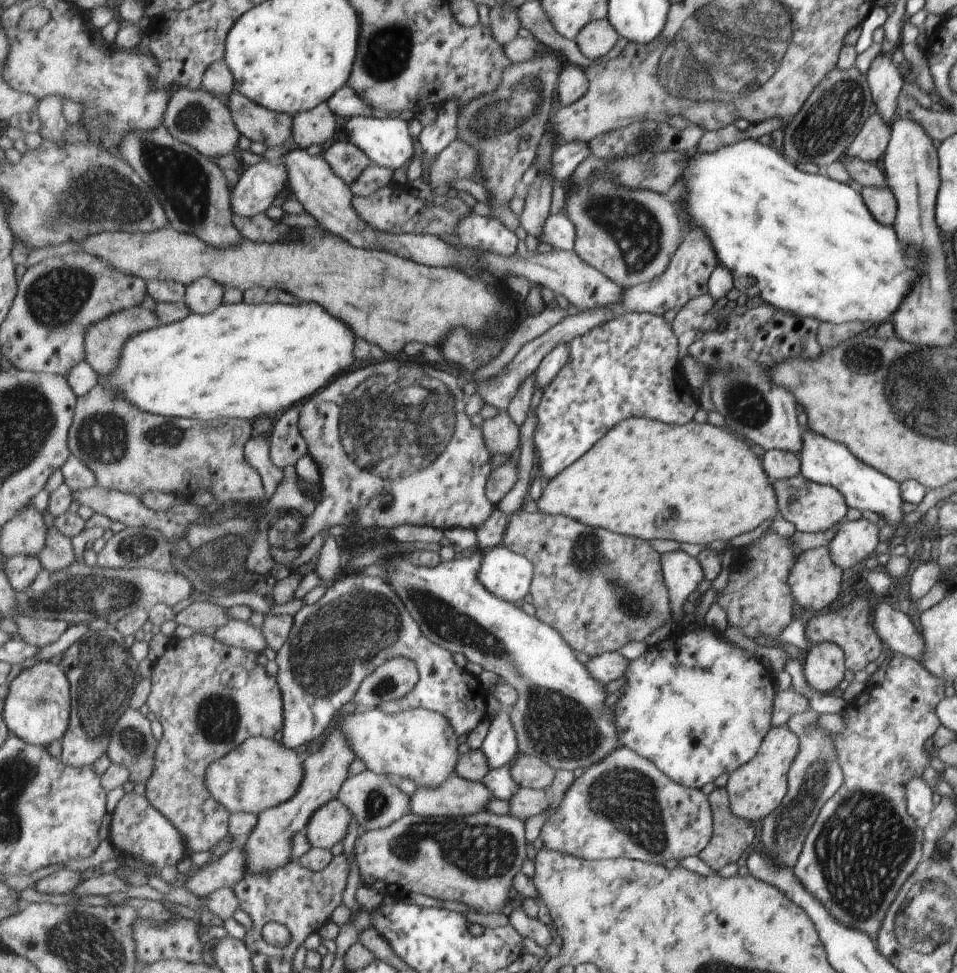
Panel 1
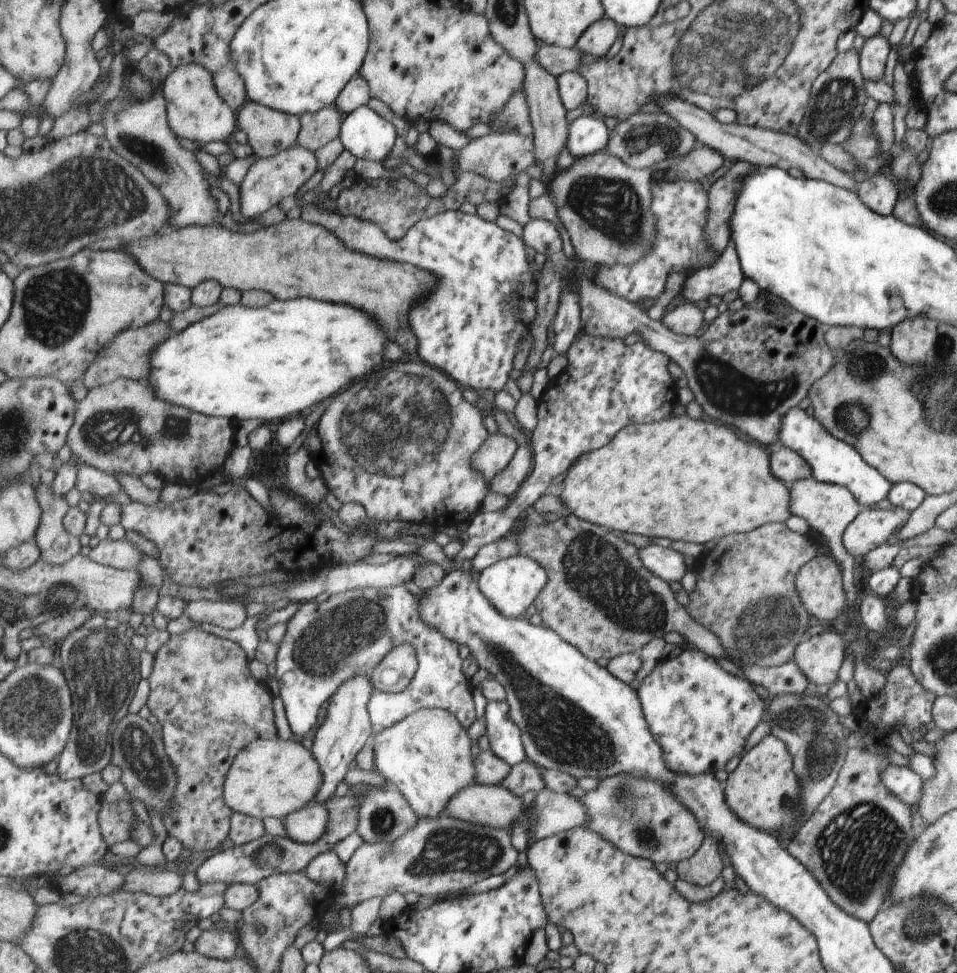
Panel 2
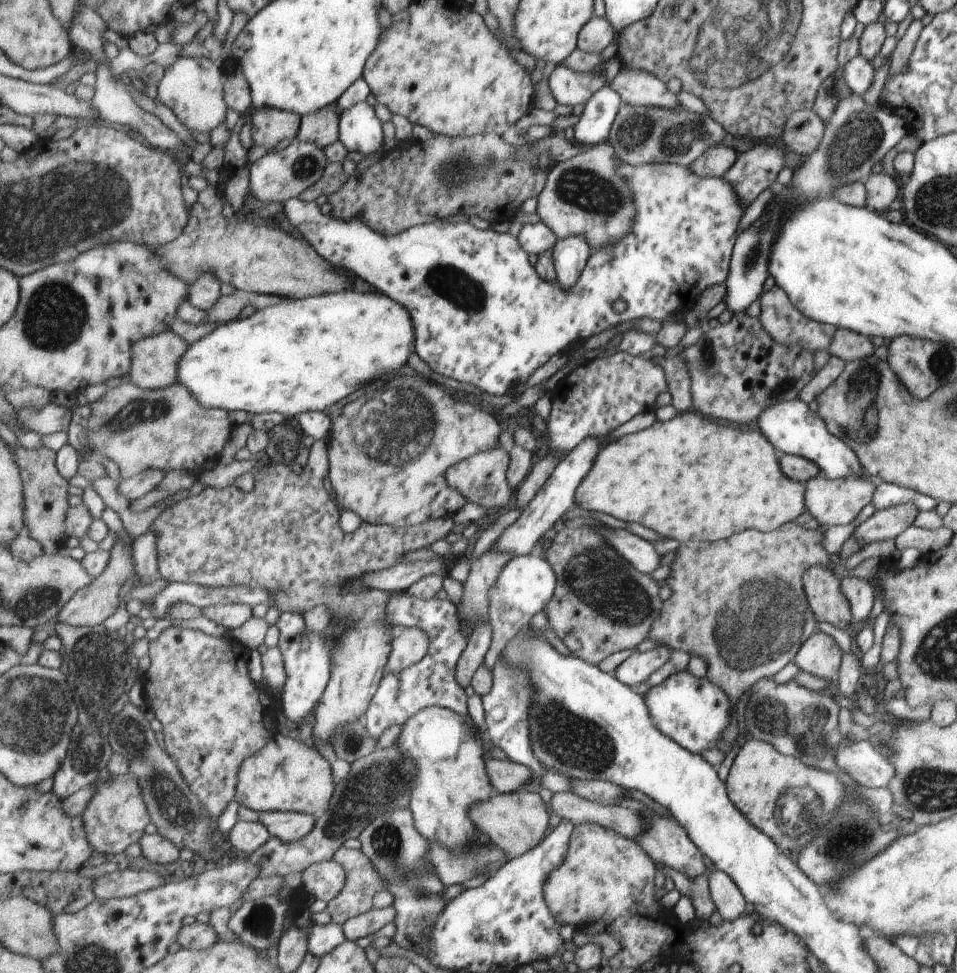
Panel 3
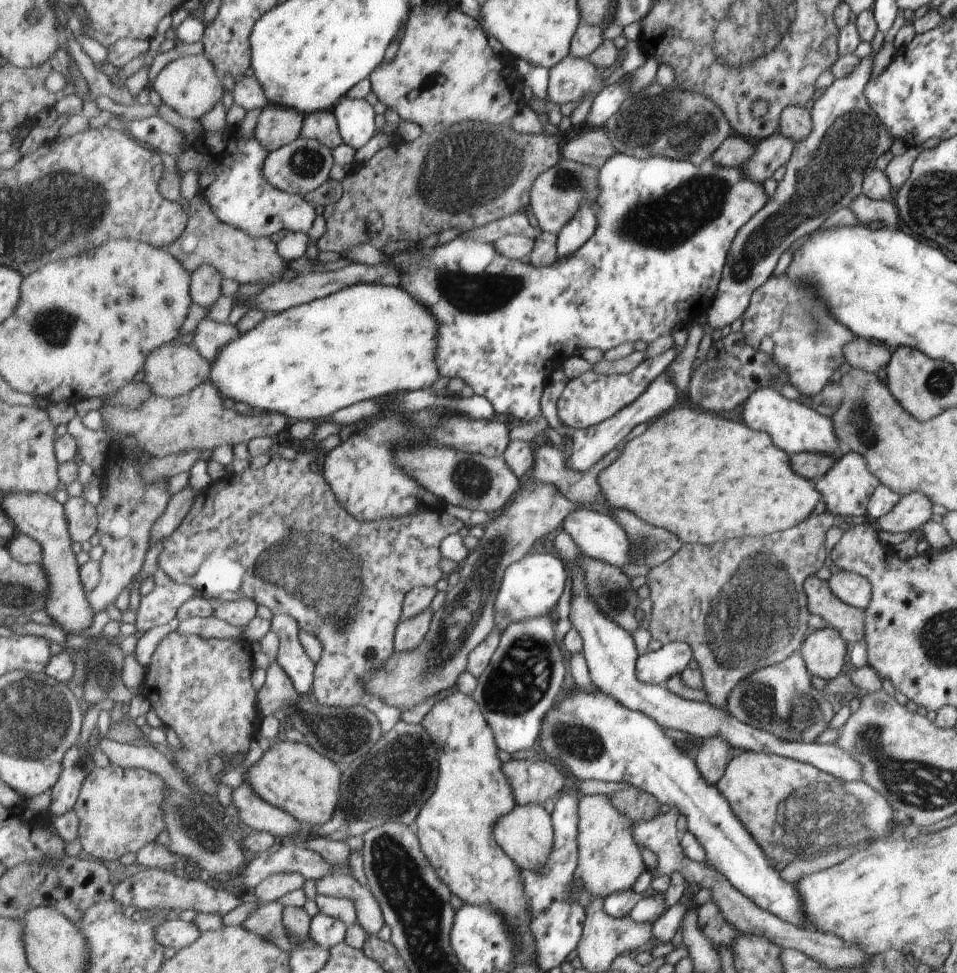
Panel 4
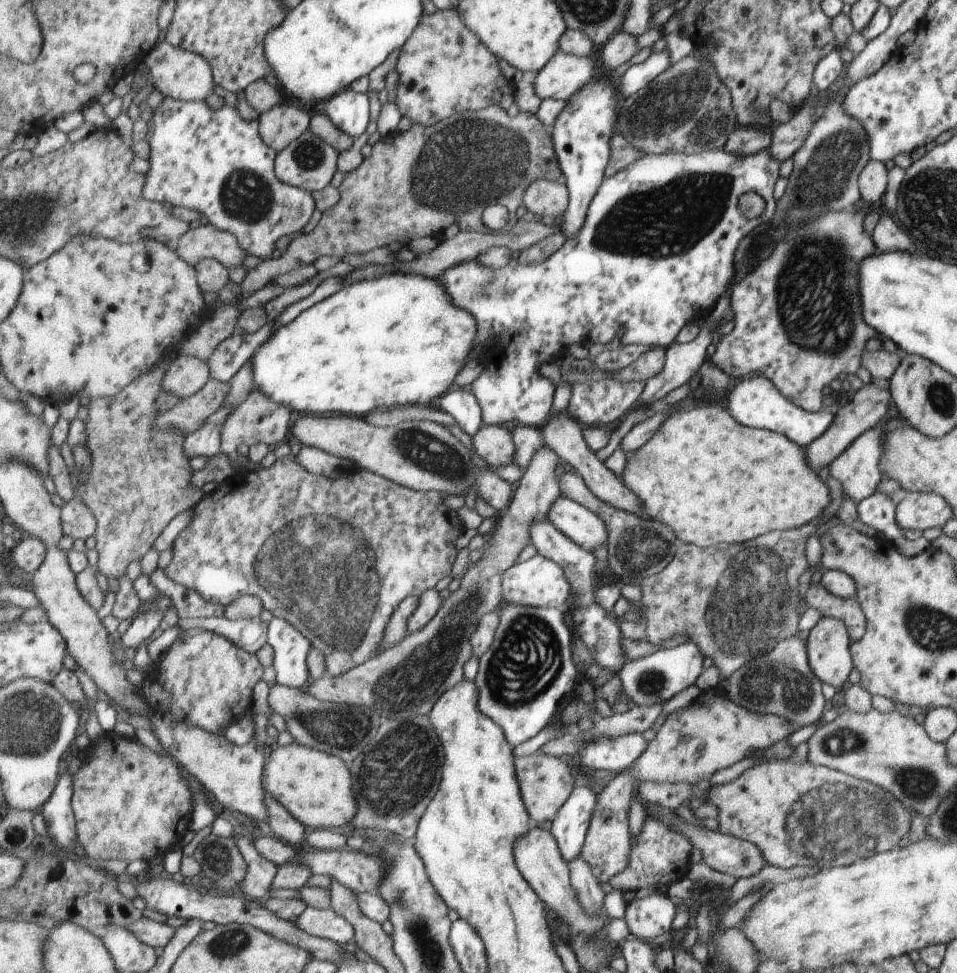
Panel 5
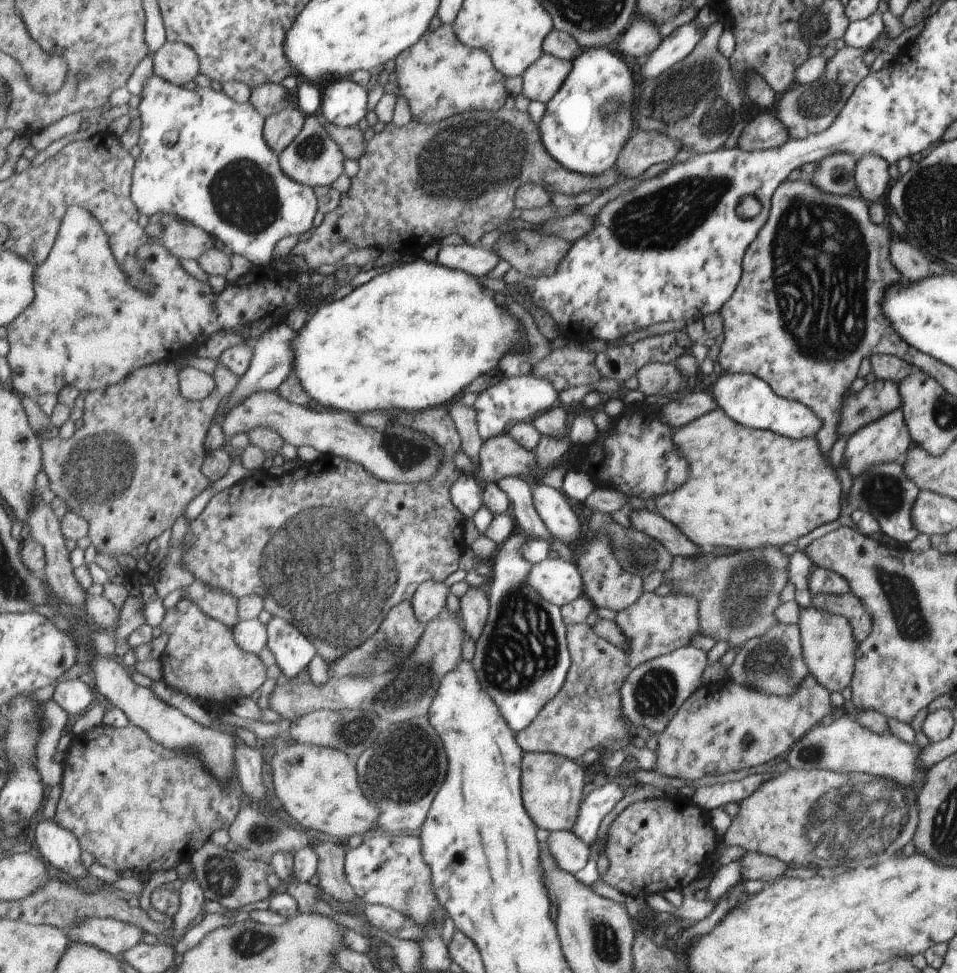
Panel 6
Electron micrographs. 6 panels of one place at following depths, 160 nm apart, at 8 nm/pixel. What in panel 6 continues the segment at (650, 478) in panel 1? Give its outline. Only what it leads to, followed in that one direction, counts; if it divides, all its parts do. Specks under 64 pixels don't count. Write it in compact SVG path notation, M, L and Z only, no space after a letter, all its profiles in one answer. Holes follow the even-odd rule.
M716 407L703 416L688 422L685 426L675 429L672 440L680 455L691 464L691 480L687 480L687 484L676 488L673 492L655 498L656 512L673 524L673 526L676 526L679 532L682 532L694 545L700 548L758 549L767 545L781 547L787 542L791 543L791 540L811 532L813 528L817 528L817 526L821 526L821 524L826 522L833 522L833 520L838 518L839 499L843 495L841 492L841 481L838 479L837 472L831 467L828 458L824 459L824 454L819 451L817 439L814 436L806 436L803 440L789 440L789 438L779 436L779 433L776 432L744 427L738 421L731 420L722 409Z

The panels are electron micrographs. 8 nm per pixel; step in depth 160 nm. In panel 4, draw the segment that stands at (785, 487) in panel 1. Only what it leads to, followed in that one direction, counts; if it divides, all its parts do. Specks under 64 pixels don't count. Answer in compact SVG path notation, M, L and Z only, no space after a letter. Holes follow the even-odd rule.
M850 450L834 462L830 470L815 484L815 488L823 495L825 511L832 515L839 514L853 518L866 514L865 506L868 506L870 496L874 494L873 490L879 483L878 477L869 471L865 457Z

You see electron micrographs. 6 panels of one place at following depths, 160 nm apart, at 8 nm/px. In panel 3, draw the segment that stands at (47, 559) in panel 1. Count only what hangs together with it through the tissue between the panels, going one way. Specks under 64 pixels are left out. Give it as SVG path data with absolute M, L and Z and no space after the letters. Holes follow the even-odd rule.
M18 445L12 449L15 462L21 468L22 484L26 498L25 526L29 527L31 536L44 546L44 552L52 554L69 554L65 546L69 537L65 533L64 522L71 508L67 494L69 484L67 479L59 472L56 463L56 453L44 445L38 449L28 449Z

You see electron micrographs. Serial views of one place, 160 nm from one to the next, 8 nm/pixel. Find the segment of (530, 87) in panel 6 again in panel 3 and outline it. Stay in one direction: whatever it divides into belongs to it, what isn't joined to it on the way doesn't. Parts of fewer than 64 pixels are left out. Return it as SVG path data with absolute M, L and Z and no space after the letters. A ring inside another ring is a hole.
M556 65L548 77L548 87L556 104L579 110L605 82L598 70L577 72L565 65ZM619 68L616 73L614 87L623 104L633 104L635 107L663 107L676 109L681 107L675 95L647 71Z

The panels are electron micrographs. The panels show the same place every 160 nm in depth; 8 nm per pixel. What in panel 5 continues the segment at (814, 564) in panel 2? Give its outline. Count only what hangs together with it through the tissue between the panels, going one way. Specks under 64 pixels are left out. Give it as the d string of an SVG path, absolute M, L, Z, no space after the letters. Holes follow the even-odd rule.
M816 583L805 587L804 601L806 608L817 610L821 616L842 620L849 629L851 640L859 640L865 634L866 617L854 597L835 596Z

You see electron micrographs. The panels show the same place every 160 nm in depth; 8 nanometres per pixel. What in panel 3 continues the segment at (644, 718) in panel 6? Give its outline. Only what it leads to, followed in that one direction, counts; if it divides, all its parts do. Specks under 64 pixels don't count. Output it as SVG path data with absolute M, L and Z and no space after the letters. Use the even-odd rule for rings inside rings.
M658 645L644 652L637 651L615 667L614 676L624 685L635 688L669 660L672 650L667 645Z

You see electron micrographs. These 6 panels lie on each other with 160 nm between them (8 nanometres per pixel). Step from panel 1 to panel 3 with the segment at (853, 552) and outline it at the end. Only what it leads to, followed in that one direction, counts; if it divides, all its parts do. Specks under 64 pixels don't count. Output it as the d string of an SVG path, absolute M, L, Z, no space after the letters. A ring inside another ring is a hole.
M911 503L875 511L867 520L858 524L851 536L862 546L877 540L889 540L901 534L912 524L918 510Z

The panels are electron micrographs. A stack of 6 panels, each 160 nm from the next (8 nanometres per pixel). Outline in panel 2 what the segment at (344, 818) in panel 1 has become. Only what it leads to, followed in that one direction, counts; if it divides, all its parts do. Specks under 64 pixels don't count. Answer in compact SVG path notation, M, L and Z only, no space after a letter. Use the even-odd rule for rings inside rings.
M321 803L303 807L301 811L292 812L284 818L286 834L300 843L318 841L329 828L330 809Z

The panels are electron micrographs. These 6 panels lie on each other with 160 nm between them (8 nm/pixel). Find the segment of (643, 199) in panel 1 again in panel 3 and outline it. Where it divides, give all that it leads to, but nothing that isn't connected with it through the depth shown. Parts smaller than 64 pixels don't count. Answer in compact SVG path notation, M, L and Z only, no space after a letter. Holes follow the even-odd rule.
M605 141L586 147L566 161L553 162L542 191L536 196L535 212L557 239L581 235L591 250L606 247L624 237L637 216L629 185L617 172L614 149Z

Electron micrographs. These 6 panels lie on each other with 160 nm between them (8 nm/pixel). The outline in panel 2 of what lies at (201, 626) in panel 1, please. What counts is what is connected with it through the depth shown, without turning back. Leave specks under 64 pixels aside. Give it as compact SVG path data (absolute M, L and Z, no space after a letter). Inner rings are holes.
M200 599L188 603L185 615L194 626L204 626L208 622L231 630L239 628L247 620L248 612L243 603Z

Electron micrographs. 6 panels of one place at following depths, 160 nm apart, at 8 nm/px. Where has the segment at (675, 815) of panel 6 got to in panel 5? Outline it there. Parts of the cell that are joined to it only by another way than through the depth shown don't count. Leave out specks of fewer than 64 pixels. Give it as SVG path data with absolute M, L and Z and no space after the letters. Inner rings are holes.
M645 815L641 830L638 835L631 838L631 852L629 854L629 864L625 870L618 872L609 880L612 889L623 892L637 892L641 888L653 886L661 889L669 887L672 882L678 881L681 876L685 877L687 866L689 866L689 852L691 852L690 838L683 832L664 825L662 821Z

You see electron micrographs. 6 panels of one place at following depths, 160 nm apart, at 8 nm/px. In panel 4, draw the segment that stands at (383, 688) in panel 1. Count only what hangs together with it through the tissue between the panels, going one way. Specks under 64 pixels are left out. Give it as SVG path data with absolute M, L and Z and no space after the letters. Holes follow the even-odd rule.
M427 608L421 614L399 623L395 639L396 650L410 651L417 648L430 631L434 614Z

